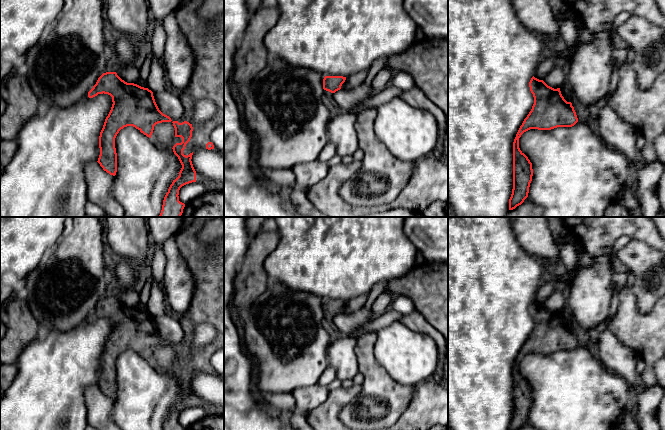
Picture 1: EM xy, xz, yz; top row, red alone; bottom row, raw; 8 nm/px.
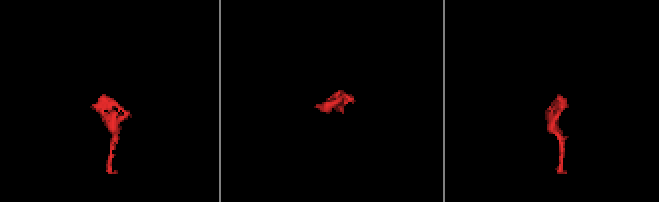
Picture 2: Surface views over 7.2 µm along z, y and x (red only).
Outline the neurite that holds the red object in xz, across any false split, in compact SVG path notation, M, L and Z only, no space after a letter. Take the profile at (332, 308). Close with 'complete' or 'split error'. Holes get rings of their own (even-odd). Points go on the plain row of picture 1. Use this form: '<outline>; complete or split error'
M325 300L323 303L323 313L331 317L341 313L346 301L343 300Z; complete

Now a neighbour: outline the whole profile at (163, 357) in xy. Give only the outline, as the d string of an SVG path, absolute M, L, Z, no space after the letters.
M162 346L154 350L152 364L160 371L172 372L175 352L172 346Z

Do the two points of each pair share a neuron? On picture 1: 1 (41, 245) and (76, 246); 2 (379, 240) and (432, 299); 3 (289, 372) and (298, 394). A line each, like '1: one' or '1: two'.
1: two
2: two
3: two

